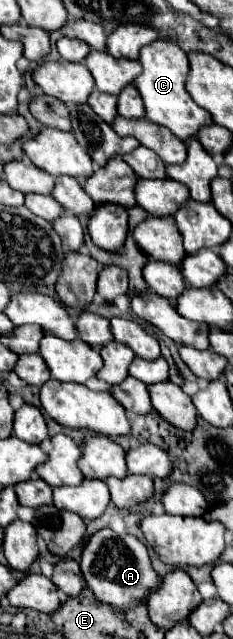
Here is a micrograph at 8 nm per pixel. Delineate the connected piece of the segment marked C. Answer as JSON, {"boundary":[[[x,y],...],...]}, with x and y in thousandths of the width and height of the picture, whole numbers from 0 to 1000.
{"boundary":[[[661,64],[644,70],[618,70],[601,77],[601,89],[592,89],[601,102],[609,102],[609,114],[575,124],[575,136],[601,142],[609,155],[618,155],[618,167],[627,167],[627,183],[695,199],[721,199],[764,218],[807,221],[815,214],[841,211],[841,202],[858,202],[858,196],[901,196],[901,177],[884,171],[867,171],[858,164],[833,161],[833,155],[807,149],[807,142],[790,139],[790,127],[798,127],[798,114],[807,114],[807,89],[798,83],[730,64]]]}

